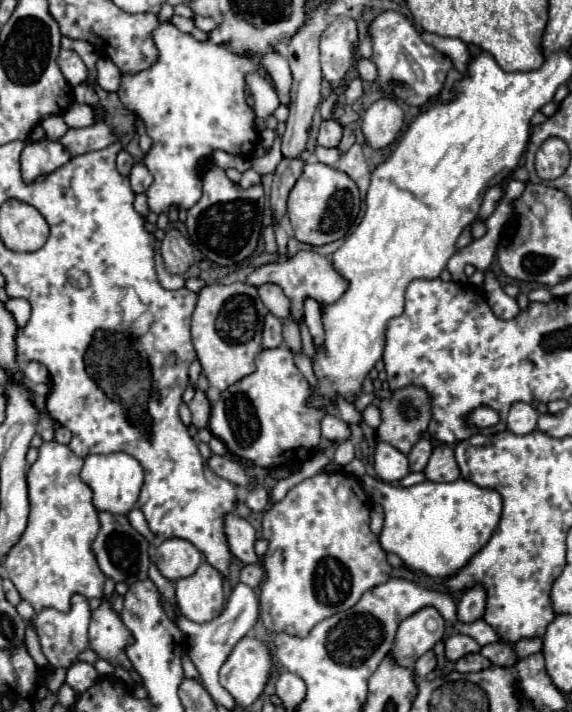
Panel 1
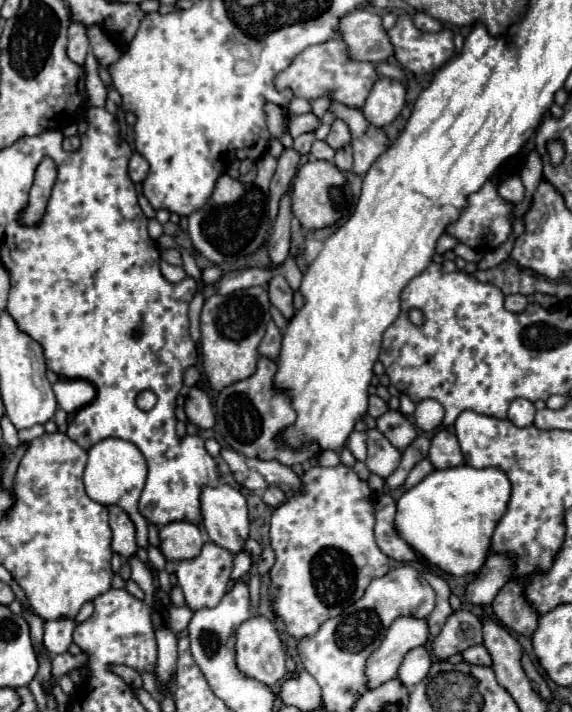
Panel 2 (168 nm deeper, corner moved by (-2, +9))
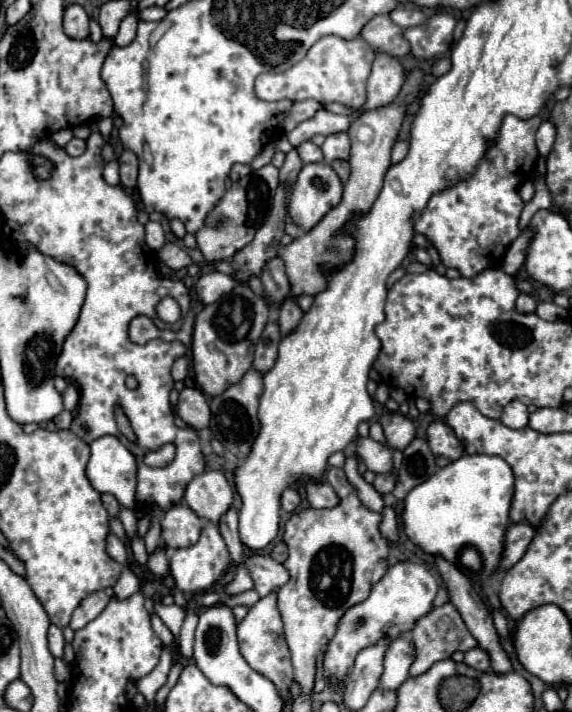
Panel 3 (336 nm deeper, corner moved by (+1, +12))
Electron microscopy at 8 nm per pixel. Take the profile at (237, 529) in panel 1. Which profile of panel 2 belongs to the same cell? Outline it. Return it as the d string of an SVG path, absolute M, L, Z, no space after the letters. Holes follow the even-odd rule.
M226 483L202 487L200 511L202 527L216 545L232 553L242 551L242 545L248 539L248 507L238 489Z

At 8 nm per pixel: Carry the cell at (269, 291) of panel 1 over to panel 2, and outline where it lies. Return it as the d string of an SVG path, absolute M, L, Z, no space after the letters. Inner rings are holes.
M274 275L268 283L268 295L270 295L270 303L290 321L294 315L294 303L292 303L292 289L286 283L286 279Z

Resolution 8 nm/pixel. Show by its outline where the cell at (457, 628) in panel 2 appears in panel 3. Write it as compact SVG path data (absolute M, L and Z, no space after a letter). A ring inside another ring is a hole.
M447 602L441 608L433 608L427 616L423 616L421 620L417 620L417 624L413 628L413 644L415 644L415 650L417 650L417 658L415 658L409 674L411 676L419 676L419 674L427 672L435 662L451 658L451 654L455 650L467 652L467 650L475 648L477 640L467 630L467 626L465 626L461 614L457 612L457 608L451 602Z

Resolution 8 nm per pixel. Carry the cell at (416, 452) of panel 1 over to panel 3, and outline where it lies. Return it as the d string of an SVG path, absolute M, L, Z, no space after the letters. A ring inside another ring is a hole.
M389 472L389 474L379 474L379 476L375 478L373 486L375 486L375 490L377 490L379 494L387 494L387 492L393 492L395 482L397 482L395 472Z

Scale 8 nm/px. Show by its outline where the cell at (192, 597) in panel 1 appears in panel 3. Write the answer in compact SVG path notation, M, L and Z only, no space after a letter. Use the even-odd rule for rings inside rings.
M207 524L203 528L201 538L195 546L173 550L171 560L169 560L171 576L175 578L177 588L183 590L185 594L197 594L197 592L203 592L203 590L211 588L219 580L219 576L227 570L229 564L231 564L229 550L227 550L227 546L223 542L223 536L219 534L219 528L215 524Z

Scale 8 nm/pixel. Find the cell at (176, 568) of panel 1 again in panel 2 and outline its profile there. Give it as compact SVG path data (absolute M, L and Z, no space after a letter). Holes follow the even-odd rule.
M172 521L160 527L160 541L160 551L170 561L192 559L204 545L200 525L190 521Z

